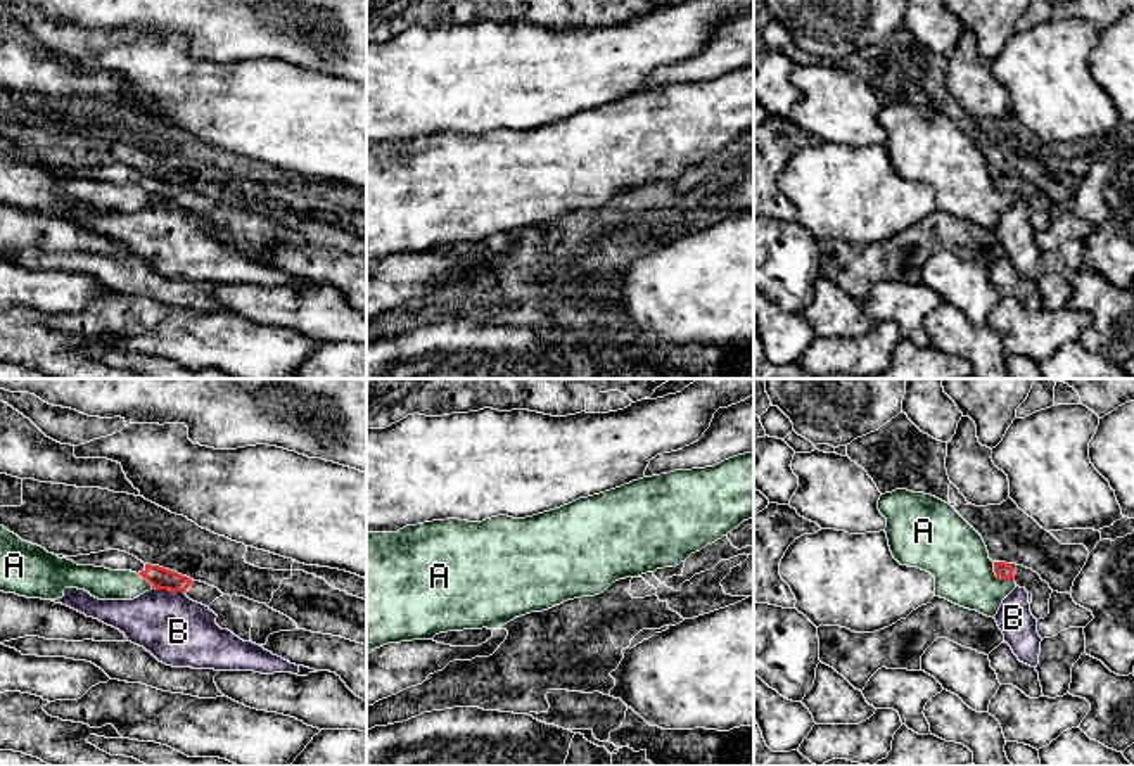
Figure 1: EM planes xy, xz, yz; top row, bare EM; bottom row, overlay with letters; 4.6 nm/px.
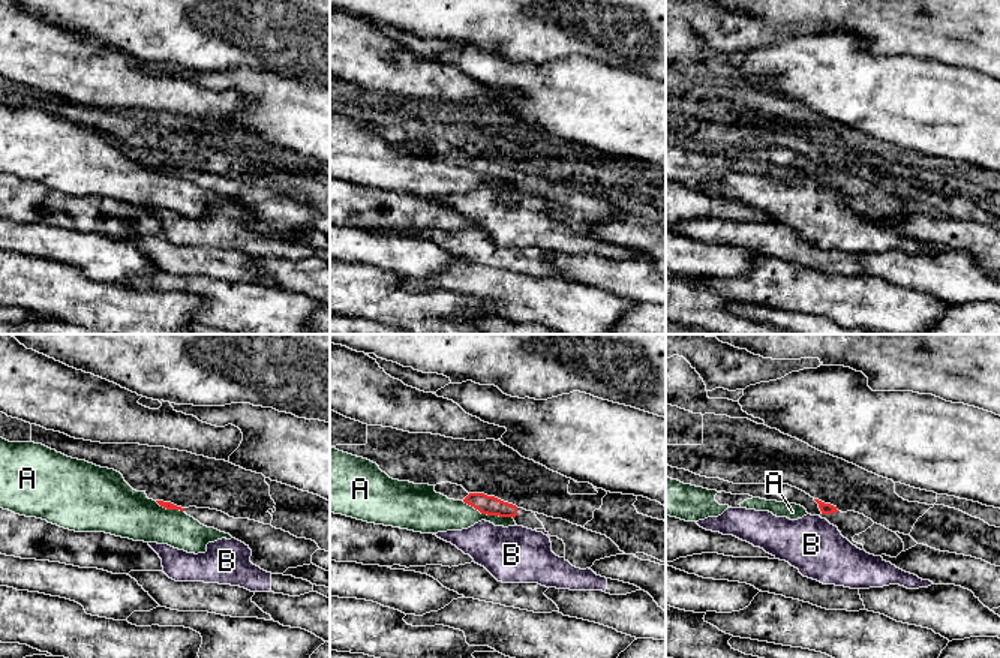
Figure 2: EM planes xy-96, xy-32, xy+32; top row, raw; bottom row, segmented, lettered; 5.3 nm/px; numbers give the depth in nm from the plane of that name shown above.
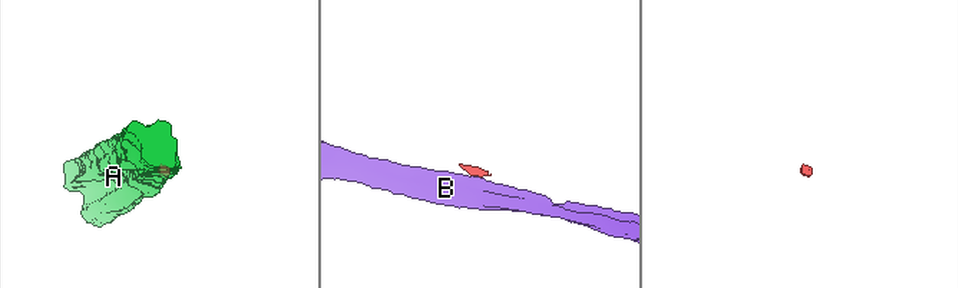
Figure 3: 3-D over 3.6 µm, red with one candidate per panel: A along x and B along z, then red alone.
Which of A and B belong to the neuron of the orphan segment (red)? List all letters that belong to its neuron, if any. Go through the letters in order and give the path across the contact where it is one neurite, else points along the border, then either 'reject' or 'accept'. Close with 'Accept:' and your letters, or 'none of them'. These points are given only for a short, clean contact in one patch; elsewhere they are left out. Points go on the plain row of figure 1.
A: border yz (993, 175), (993, 184), (998, 189), (1013, 192); reject
B: border xy (152, 199), (184, 204); reject
Accept: none of them

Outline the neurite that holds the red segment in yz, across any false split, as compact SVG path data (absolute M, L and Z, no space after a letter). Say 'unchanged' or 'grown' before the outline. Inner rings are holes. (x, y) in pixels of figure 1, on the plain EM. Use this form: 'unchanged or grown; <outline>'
grown; M994 175L994 185L1001 192L1013 192L1016 199L1032 207L1030 225L1039 233L1049 227L1049 211L1053 202L1037 185L1016 176Z

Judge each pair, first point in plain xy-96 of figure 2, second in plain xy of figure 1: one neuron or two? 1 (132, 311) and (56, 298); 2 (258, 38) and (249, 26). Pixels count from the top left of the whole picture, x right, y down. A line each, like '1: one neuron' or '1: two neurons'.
1: two neurons
2: one neuron

